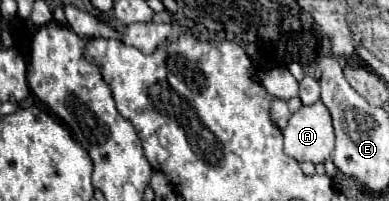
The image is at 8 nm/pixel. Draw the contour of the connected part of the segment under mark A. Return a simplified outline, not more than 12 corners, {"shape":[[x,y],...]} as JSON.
{"shape":[[321,102],[289,118],[285,154],[321,164],[335,144],[329,110]]}

